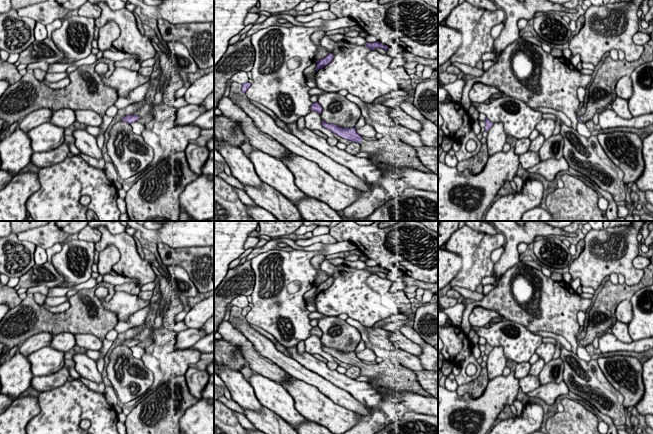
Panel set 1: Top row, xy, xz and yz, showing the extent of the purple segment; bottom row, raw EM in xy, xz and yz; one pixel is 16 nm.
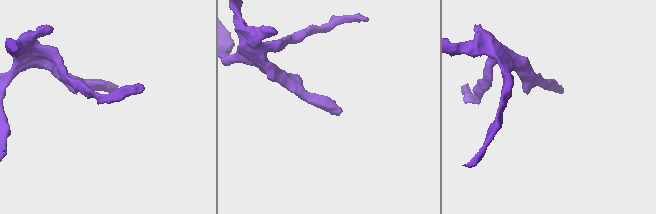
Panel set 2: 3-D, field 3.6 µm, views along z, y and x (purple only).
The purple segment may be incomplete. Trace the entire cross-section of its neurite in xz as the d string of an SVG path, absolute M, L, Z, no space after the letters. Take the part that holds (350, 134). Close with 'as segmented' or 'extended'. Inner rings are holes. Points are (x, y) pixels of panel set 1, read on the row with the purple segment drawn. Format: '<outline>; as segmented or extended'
M322 120L323 127L329 129L344 139L360 144L361 152L369 153L368 159L380 168L380 164L386 164L389 168L412 168L425 173L432 173L425 167L416 155L416 150L400 139L393 140L391 137L382 137L377 140L364 140L355 128L342 128L334 124L326 123Z; extended

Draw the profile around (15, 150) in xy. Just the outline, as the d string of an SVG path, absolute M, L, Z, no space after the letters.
M17 127L11 135L6 134L0 142L0 170L11 175L18 174L31 162L33 153L28 132Z

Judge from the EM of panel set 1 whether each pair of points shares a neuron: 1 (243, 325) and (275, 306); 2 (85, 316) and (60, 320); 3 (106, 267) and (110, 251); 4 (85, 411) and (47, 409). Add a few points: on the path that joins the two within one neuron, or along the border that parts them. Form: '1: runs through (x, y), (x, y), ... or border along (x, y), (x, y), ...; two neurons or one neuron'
1: border along (244, 319), (250, 323); two neurons
2: runs through (79, 319), (66, 320); one neuron
3: runs through (106, 263), (110, 255); one neuron
4: runs through (76, 409), (56, 409); one neuron

